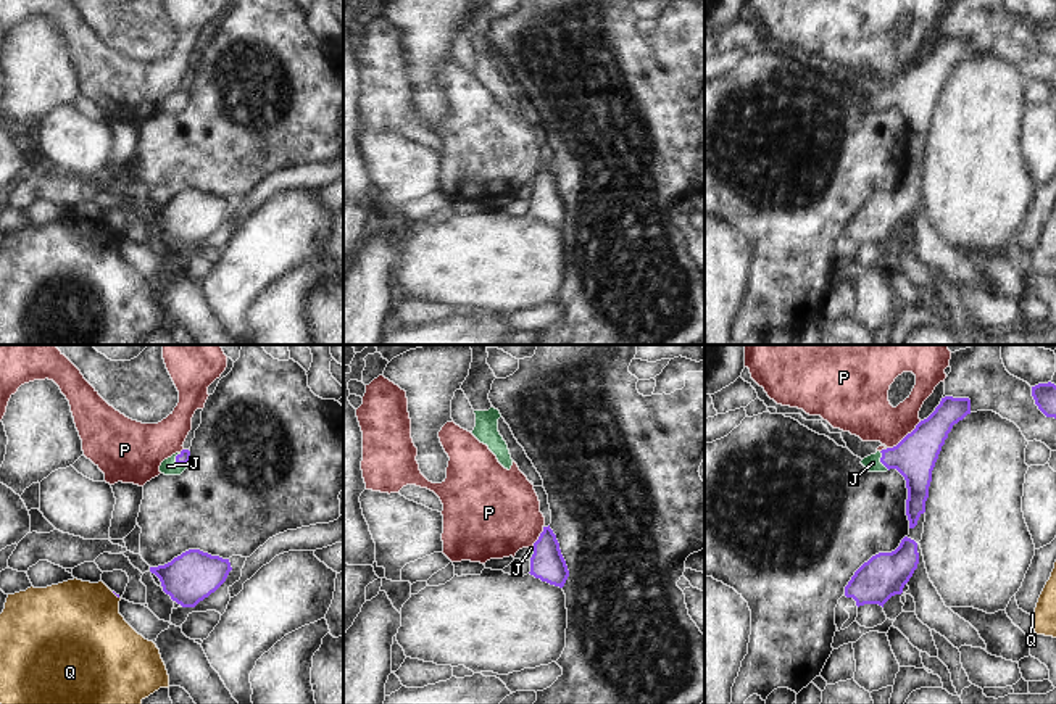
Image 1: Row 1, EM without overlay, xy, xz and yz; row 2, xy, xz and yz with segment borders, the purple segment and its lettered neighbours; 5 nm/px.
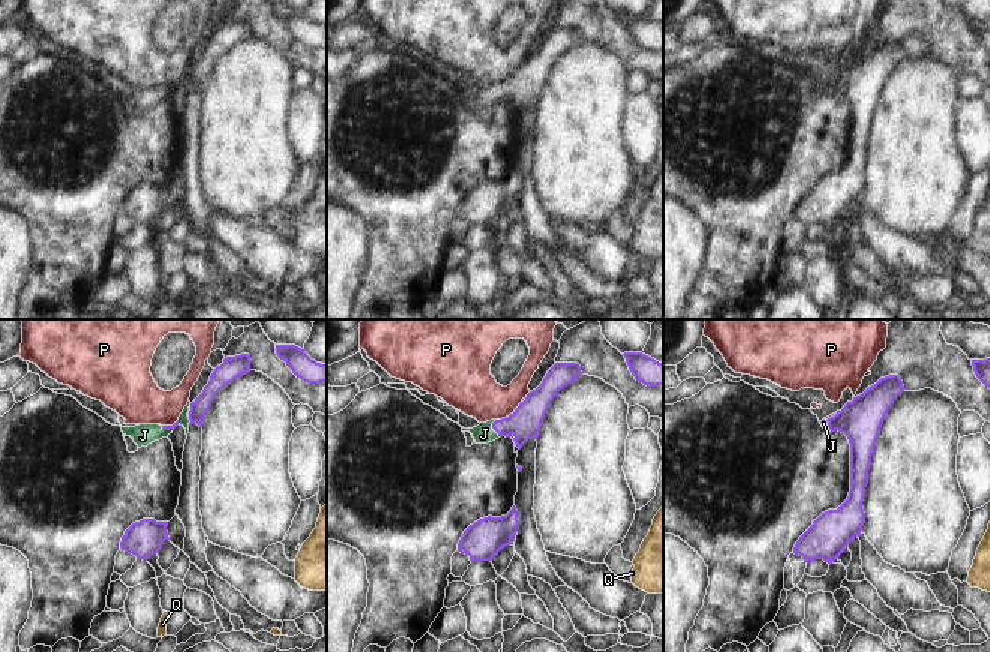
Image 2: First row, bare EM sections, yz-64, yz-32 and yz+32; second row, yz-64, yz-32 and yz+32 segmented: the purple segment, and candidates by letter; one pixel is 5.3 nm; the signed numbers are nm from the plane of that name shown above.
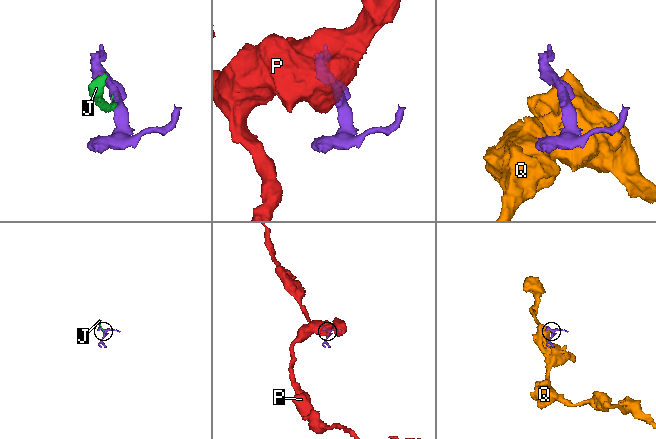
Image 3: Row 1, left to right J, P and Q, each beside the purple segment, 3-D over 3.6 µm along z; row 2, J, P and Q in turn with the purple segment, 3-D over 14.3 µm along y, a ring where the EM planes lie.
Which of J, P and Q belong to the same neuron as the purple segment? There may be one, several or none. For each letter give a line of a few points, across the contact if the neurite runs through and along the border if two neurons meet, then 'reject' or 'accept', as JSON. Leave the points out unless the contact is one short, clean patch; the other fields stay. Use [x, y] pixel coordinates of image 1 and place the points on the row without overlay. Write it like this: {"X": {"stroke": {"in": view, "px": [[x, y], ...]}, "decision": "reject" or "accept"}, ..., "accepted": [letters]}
{"J": {"stroke": {"in": "xy", "px": [[184, 95], [179, 102], [168, 105]]}, "decision": "accept"}, "P": {"stroke": {"in": "yz", "px": [[921, 60], [895, 84], [887, 87]]}, "decision": "reject"}, "Q": {"stroke": {"in": "xy", "px": [[112, 231], [118, 237]]}, "decision": "reject"}, "accepted": ["J"]}

